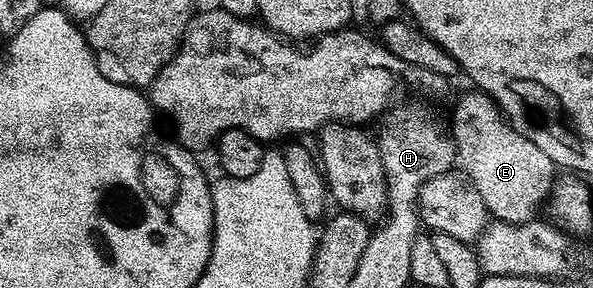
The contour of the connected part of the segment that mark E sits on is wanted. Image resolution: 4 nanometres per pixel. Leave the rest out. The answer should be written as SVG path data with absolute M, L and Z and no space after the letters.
M471 89L468 95L463 95L455 103L455 112L451 115L451 131L449 127L449 138L455 142L455 158L457 160L457 167L465 176L468 183L471 183L477 189L477 193L481 193L481 201L485 201L487 206L487 214L492 220L500 219L506 223L529 223L536 218L535 215L539 211L539 206L548 202L551 194L551 188L555 185L557 178L557 168L555 162L546 153L541 153L541 149L537 149L537 145L533 145L533 141L529 141L529 137L525 137L521 133L517 133L517 129L513 129L511 124L503 118L503 112L488 95L483 94L478 89Z

